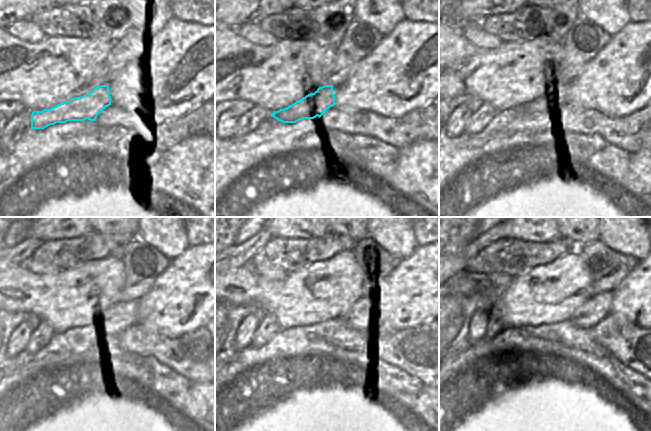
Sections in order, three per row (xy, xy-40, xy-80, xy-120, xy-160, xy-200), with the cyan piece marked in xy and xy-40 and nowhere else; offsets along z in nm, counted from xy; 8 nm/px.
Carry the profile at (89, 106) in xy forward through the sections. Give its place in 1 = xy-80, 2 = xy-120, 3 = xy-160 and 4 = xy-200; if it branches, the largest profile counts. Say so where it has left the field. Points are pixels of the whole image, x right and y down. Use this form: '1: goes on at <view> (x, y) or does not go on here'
1: goes on at xy-80 (560, 90)
2: goes on at xy-120 (125, 315)
3: goes on at xy-160 (365, 311)
4: goes on at xy-200 (594, 310)

